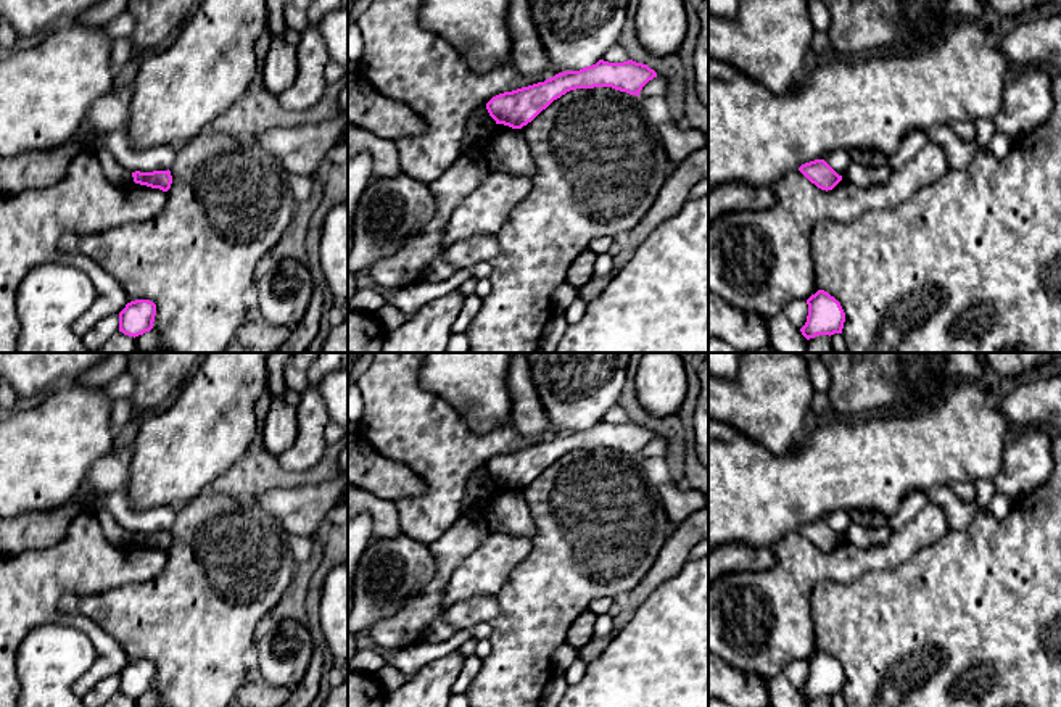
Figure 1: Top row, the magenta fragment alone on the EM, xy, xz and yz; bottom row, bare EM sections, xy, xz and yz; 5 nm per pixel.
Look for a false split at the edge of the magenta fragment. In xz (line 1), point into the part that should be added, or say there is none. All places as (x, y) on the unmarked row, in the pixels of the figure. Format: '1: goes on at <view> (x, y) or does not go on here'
1: does not go on here

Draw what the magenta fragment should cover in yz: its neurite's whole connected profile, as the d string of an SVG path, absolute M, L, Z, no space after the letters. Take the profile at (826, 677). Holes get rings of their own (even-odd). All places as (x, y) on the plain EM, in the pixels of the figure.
M818 651L807 660L808 676L800 689L802 696L810 701L819 696L842 694L845 673L840 664L824 651Z

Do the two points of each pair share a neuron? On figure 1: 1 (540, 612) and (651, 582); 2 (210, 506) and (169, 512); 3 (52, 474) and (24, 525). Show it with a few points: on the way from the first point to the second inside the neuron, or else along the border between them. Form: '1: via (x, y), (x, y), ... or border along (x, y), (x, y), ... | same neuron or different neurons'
1: border along (635, 587), (623, 596) | different neurons
2: border along (182, 506), (176, 520), (168, 529) | different neurons
3: border along (68, 503), (16, 516) | different neurons

